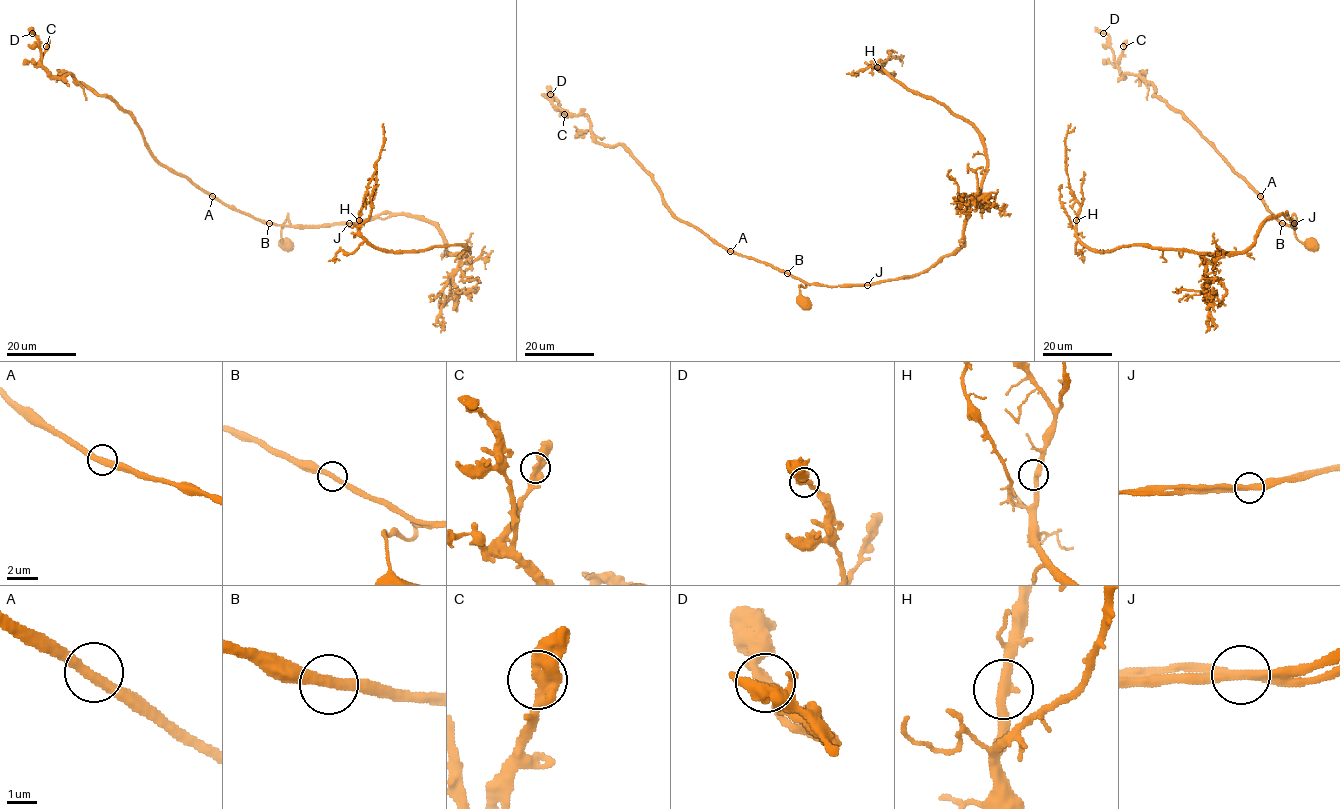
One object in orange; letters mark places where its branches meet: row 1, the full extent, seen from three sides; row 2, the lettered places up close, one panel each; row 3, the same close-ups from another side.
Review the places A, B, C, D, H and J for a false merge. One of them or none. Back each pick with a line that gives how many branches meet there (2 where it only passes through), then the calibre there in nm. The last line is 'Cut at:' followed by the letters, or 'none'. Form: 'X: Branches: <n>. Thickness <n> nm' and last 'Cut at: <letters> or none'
Cut at: none

